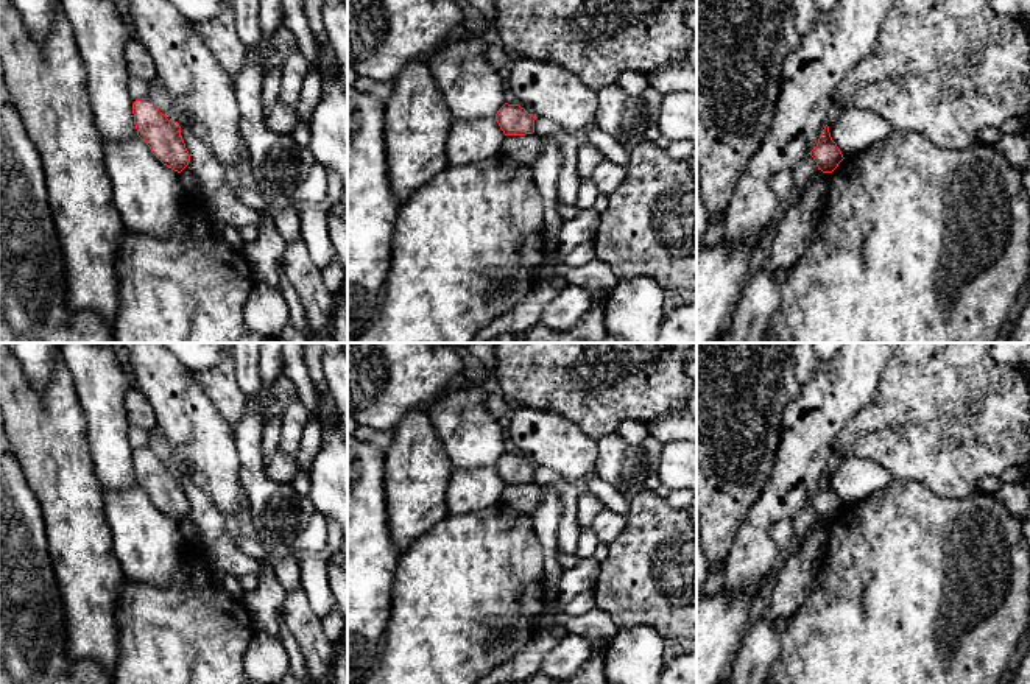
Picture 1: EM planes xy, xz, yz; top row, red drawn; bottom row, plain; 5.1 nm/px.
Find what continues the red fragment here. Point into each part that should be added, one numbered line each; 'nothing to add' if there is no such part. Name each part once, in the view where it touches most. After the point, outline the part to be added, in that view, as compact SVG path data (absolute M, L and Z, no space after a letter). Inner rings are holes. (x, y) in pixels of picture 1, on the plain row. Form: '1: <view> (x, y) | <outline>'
nothing to add

